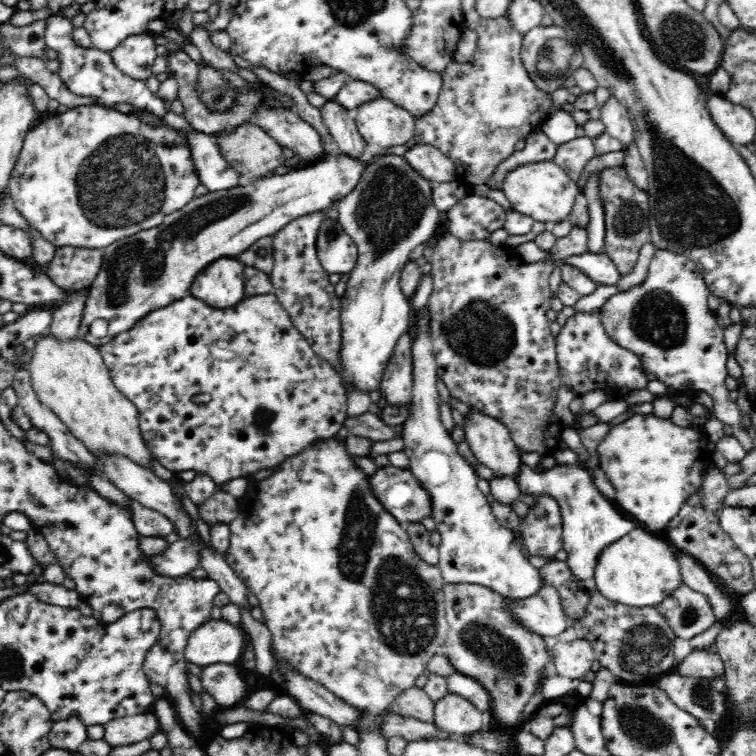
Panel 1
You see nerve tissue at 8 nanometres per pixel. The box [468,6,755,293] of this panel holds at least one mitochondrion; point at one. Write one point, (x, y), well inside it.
(675, 34)

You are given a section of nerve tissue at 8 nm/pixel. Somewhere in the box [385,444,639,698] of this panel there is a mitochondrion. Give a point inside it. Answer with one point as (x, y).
(491, 646)

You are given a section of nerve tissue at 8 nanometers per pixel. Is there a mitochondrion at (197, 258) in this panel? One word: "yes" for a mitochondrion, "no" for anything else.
no

